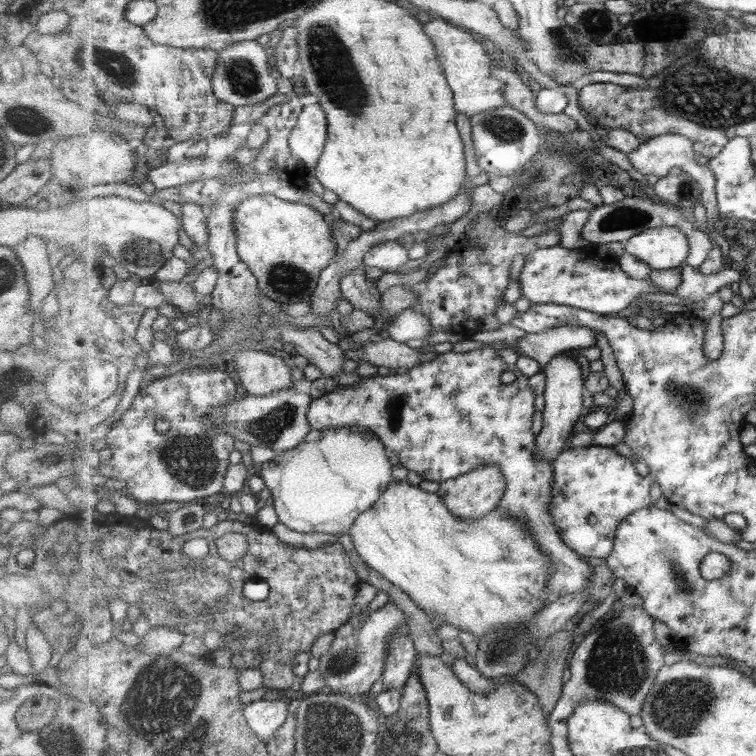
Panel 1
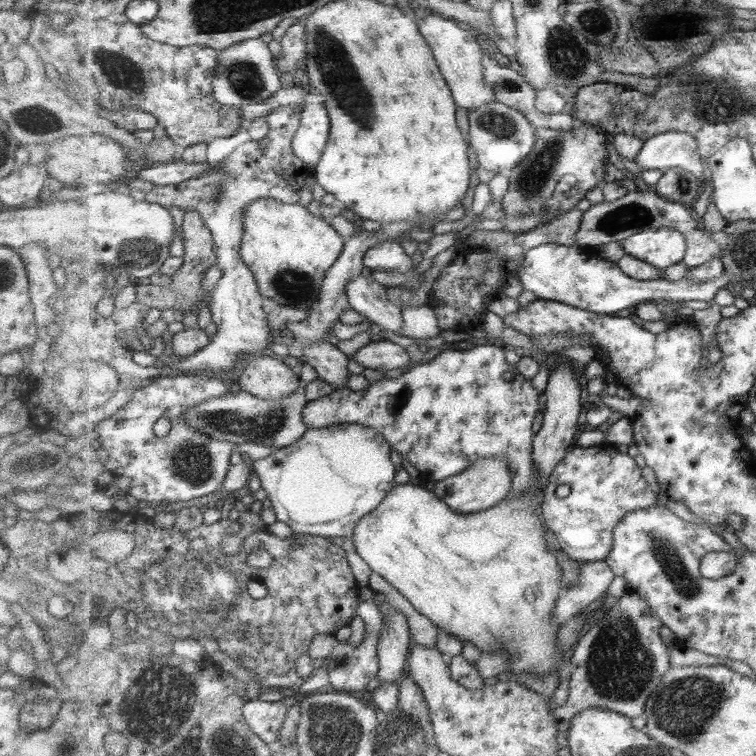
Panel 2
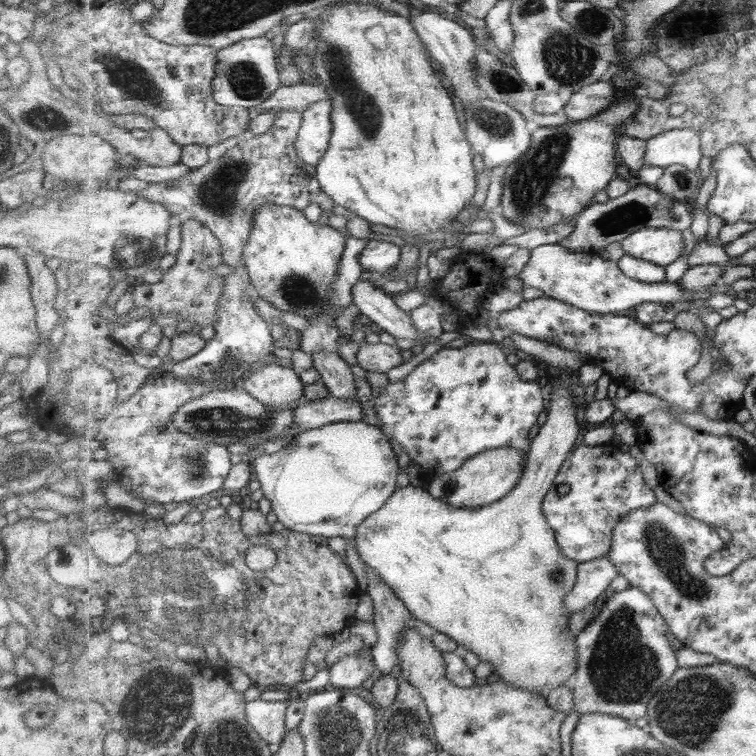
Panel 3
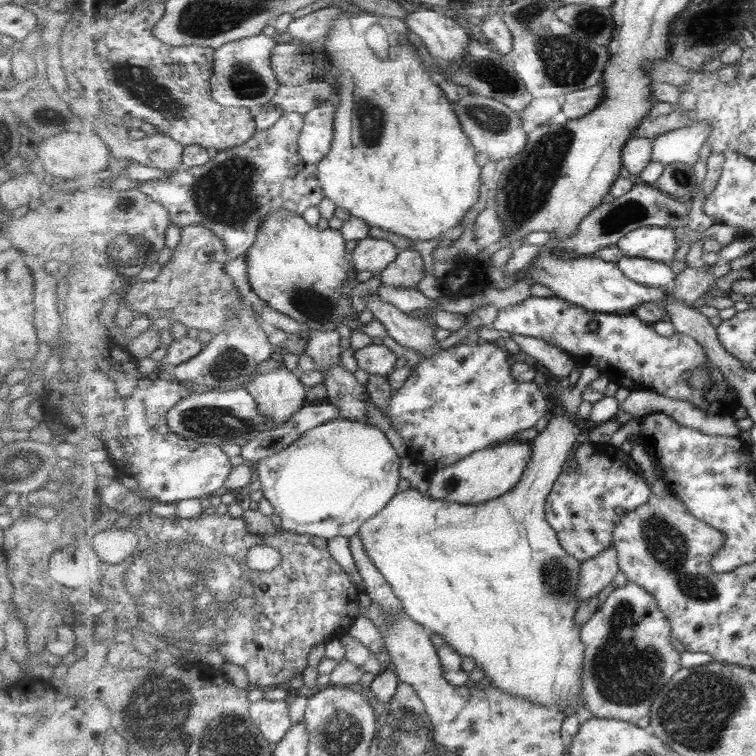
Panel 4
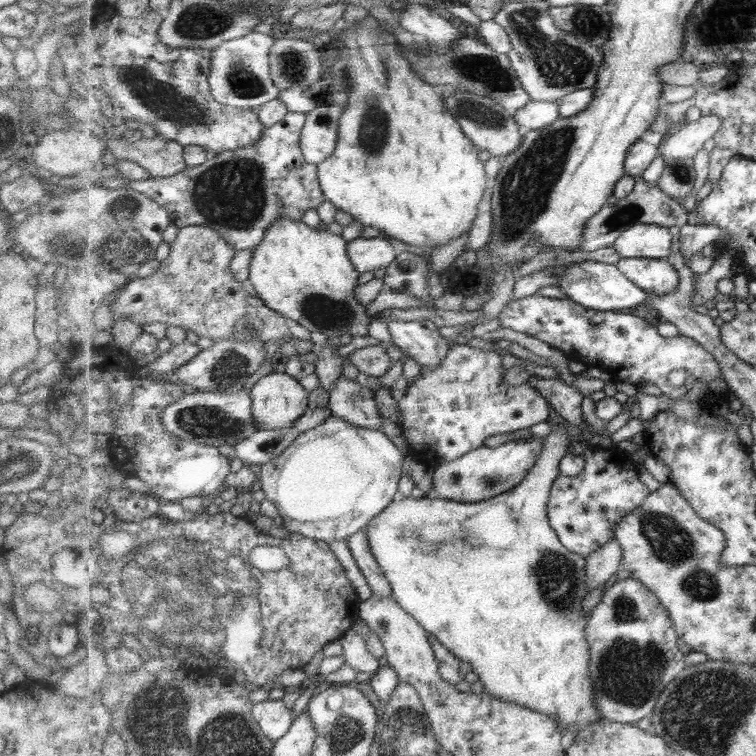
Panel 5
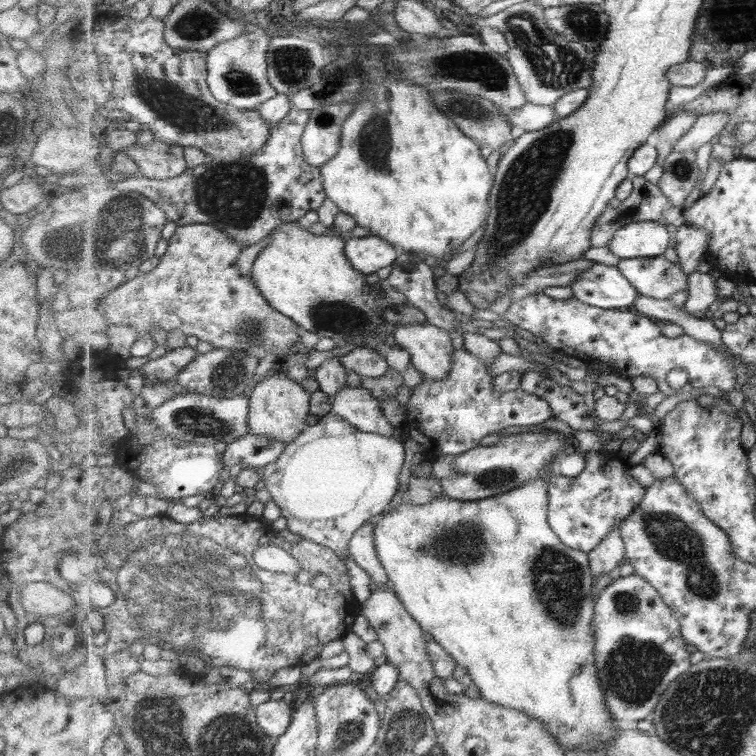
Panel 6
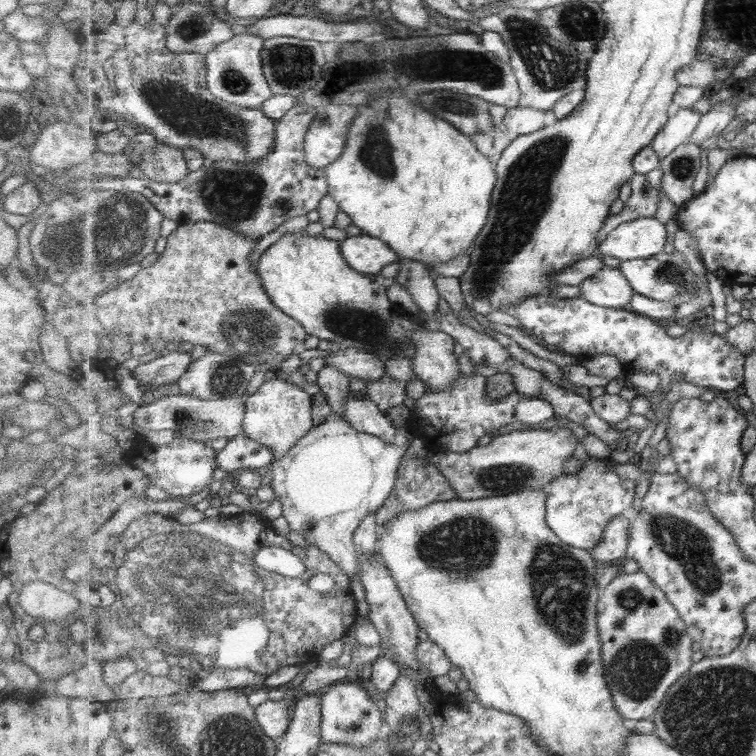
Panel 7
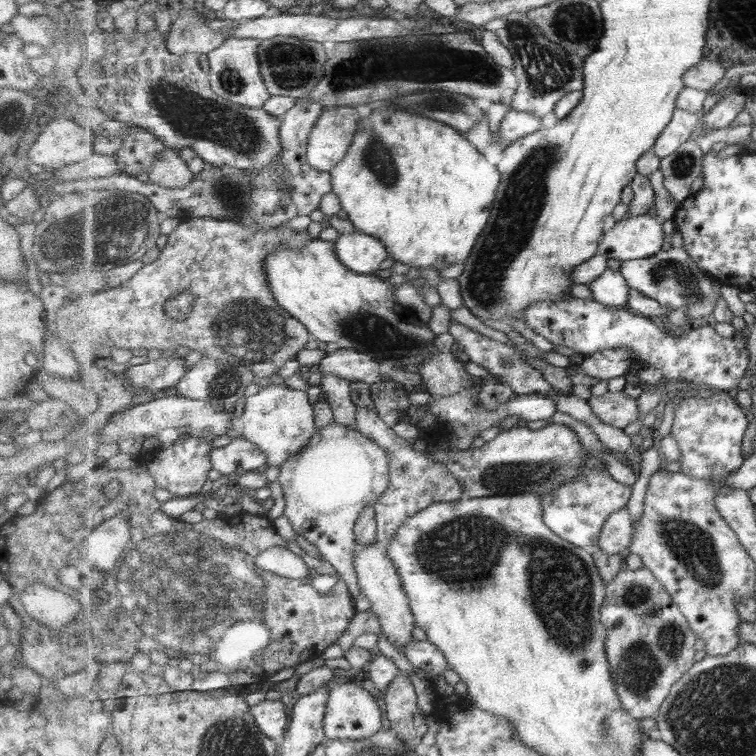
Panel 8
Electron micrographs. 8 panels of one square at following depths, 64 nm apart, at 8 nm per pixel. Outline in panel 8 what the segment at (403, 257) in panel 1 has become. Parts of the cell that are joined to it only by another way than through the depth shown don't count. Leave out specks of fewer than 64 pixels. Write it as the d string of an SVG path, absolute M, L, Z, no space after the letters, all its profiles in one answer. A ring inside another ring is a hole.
M358 230L352 234L340 234L334 243L337 258L340 258L349 270L359 274L375 276L383 260L392 258L384 242Z

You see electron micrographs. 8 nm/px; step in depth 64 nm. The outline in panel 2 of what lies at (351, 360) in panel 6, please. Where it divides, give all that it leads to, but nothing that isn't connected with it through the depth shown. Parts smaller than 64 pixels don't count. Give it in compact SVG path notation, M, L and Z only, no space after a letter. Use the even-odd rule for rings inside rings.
M388 339L369 342L361 347L354 355L353 359L364 368L386 371L393 368L401 368L409 364L409 360L415 355L416 349L403 348Z

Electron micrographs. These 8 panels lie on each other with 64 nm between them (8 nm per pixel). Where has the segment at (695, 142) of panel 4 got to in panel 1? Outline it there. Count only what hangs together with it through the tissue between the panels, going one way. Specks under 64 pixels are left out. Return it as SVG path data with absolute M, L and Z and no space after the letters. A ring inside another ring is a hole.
M664 134L644 141L635 153L631 153L631 155L628 156L628 159L631 166L635 168L635 170L639 170L645 177L649 176L649 174L655 174L655 176L659 176L659 178L665 178L665 176L668 176L672 173L673 169L677 169L677 167L681 171L687 172L687 174L689 174L693 180L697 180L699 186L701 186L700 203L704 207L707 223L716 227L724 226L725 223L719 215L720 209L718 208L717 202L717 177L715 177L715 173L709 169L707 164L699 164L698 155L695 152L695 146L693 146L693 144L694 142L691 139L683 135Z

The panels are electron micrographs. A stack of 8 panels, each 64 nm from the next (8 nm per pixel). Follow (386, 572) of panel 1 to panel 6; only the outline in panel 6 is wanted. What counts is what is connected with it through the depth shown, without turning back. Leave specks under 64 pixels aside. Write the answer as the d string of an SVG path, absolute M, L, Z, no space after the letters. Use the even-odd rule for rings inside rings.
M552 469L546 476L540 476L534 482L521 486L511 492L499 494L480 501L460 501L451 497L435 499L425 504L407 502L396 506L387 514L375 519L376 549L387 569L389 581L393 590L404 602L406 609L420 622L425 632L449 652L458 665L465 667L473 678L472 685L479 689L483 699L509 709L521 711L544 722L549 734L557 736L557 740L564 748L584 750L584 748L602 748L605 742L614 740L618 732L613 727L616 718L609 712L605 702L606 692L598 676L596 658L596 639L593 636L592 622L596 609L594 574L592 573L589 553L567 546L560 536L552 529L548 521L548 478L553 475Z

